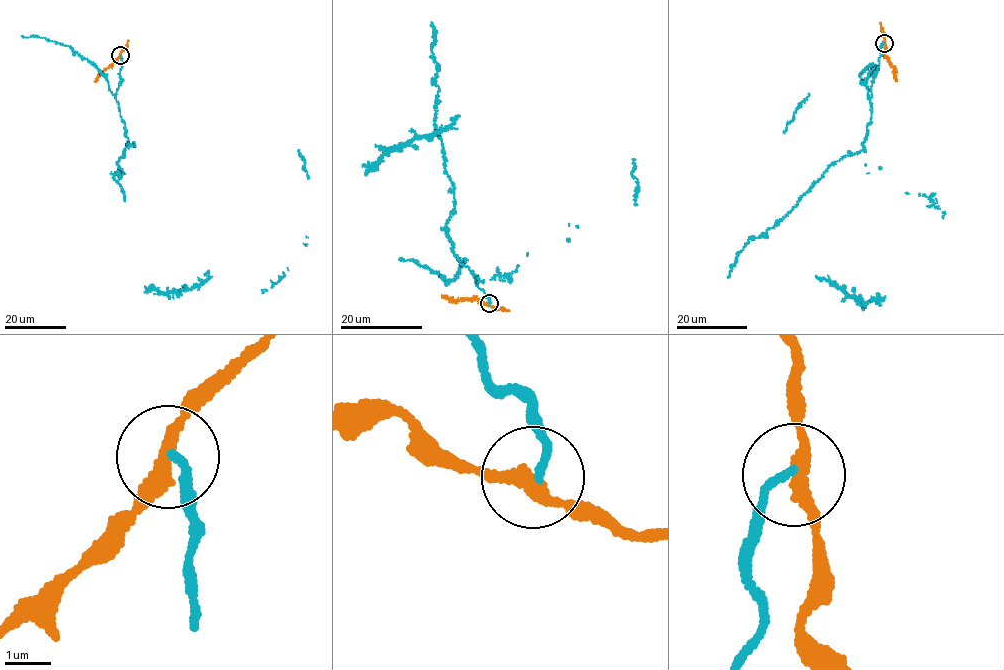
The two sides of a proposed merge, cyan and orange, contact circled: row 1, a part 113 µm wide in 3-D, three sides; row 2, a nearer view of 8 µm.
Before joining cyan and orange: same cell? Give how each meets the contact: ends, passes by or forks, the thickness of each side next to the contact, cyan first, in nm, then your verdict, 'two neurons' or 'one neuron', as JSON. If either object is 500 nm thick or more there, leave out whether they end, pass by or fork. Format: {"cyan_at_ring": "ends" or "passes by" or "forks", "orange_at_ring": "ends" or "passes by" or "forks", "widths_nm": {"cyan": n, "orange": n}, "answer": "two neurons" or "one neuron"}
{"cyan_at_ring": "ends", "orange_at_ring": "passes by", "widths_nm": {"cyan": 160, "orange": 240}, "answer": "two neurons"}

